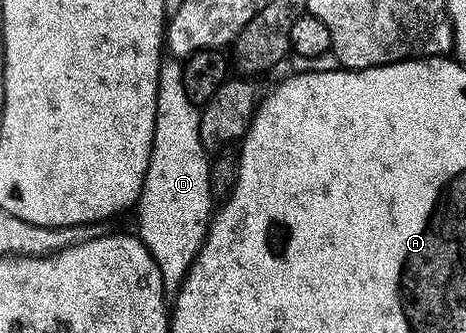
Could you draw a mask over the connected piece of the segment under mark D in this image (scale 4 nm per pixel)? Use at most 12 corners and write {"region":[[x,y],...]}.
{"region":[[159,71],[136,236],[180,289],[215,209],[201,110]]}

